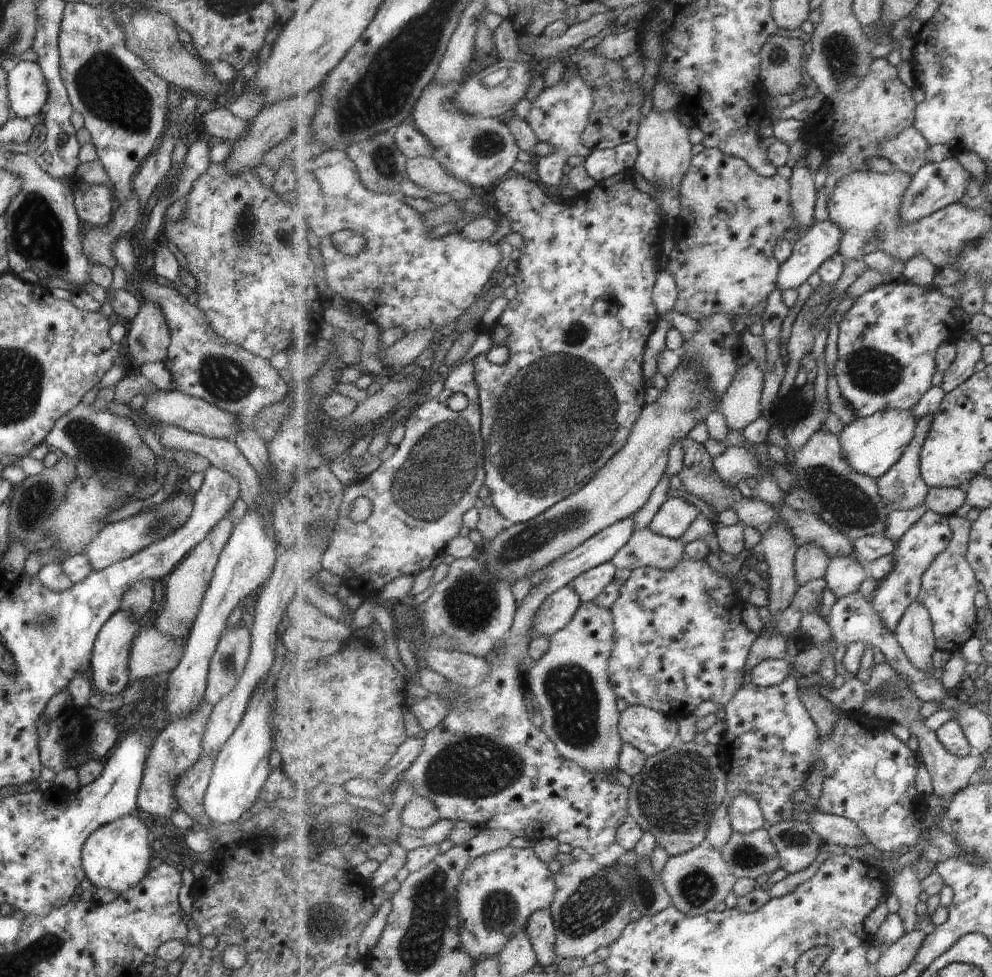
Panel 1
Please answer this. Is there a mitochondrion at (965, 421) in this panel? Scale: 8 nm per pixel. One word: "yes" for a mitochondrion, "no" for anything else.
no

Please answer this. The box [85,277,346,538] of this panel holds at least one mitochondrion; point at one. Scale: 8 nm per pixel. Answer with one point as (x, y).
(226, 378)

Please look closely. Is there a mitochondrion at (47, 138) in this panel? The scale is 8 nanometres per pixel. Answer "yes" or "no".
no

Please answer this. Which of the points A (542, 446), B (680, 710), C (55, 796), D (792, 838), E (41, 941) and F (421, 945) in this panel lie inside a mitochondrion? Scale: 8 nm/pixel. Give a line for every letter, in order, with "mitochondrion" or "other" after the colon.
A: mitochondrion
B: other
C: other
D: mitochondrion
E: mitochondrion
F: mitochondrion

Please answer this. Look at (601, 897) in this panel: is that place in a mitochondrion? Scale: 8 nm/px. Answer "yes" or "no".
yes

